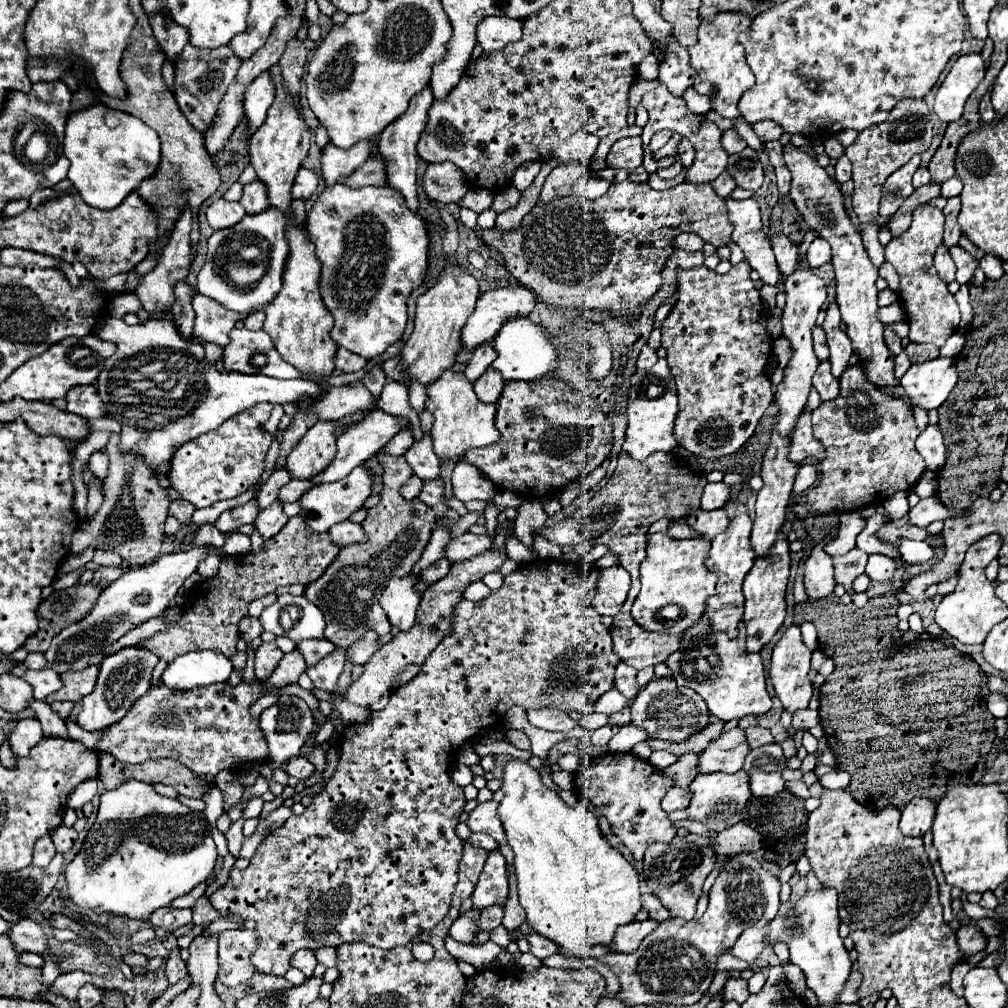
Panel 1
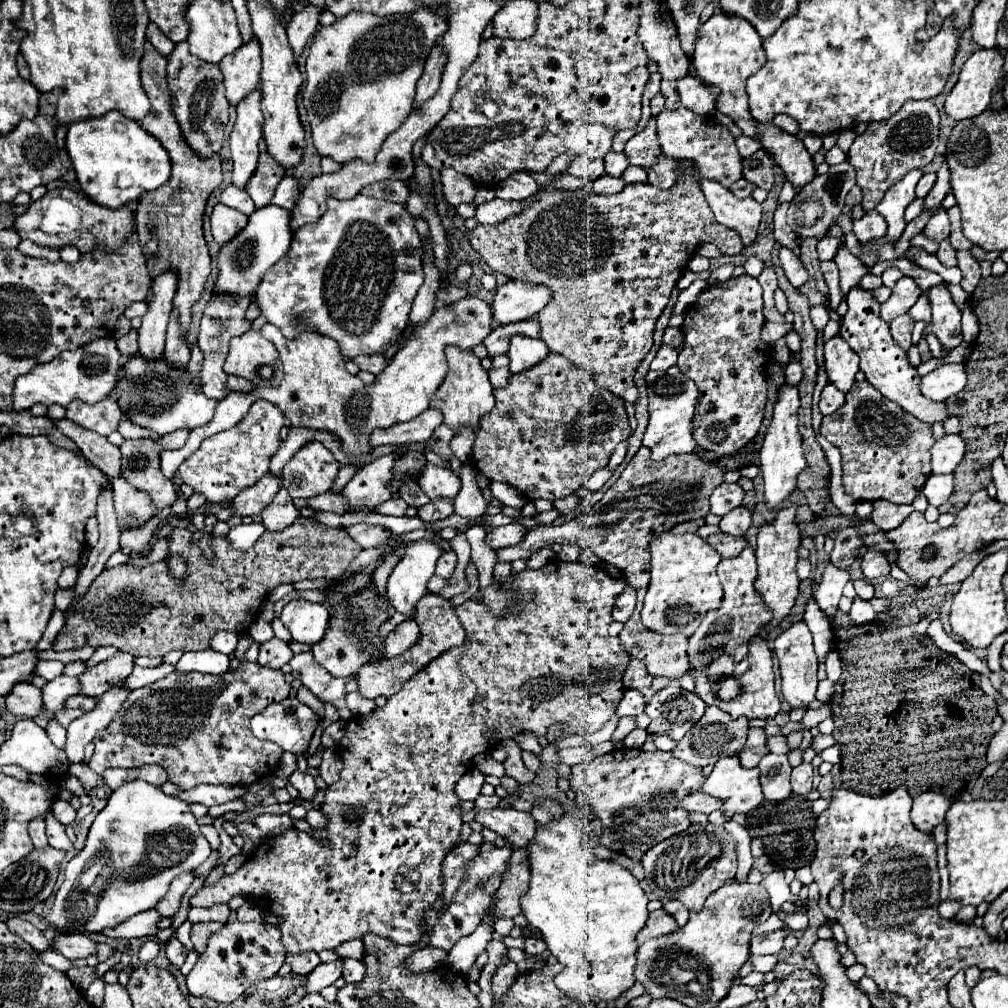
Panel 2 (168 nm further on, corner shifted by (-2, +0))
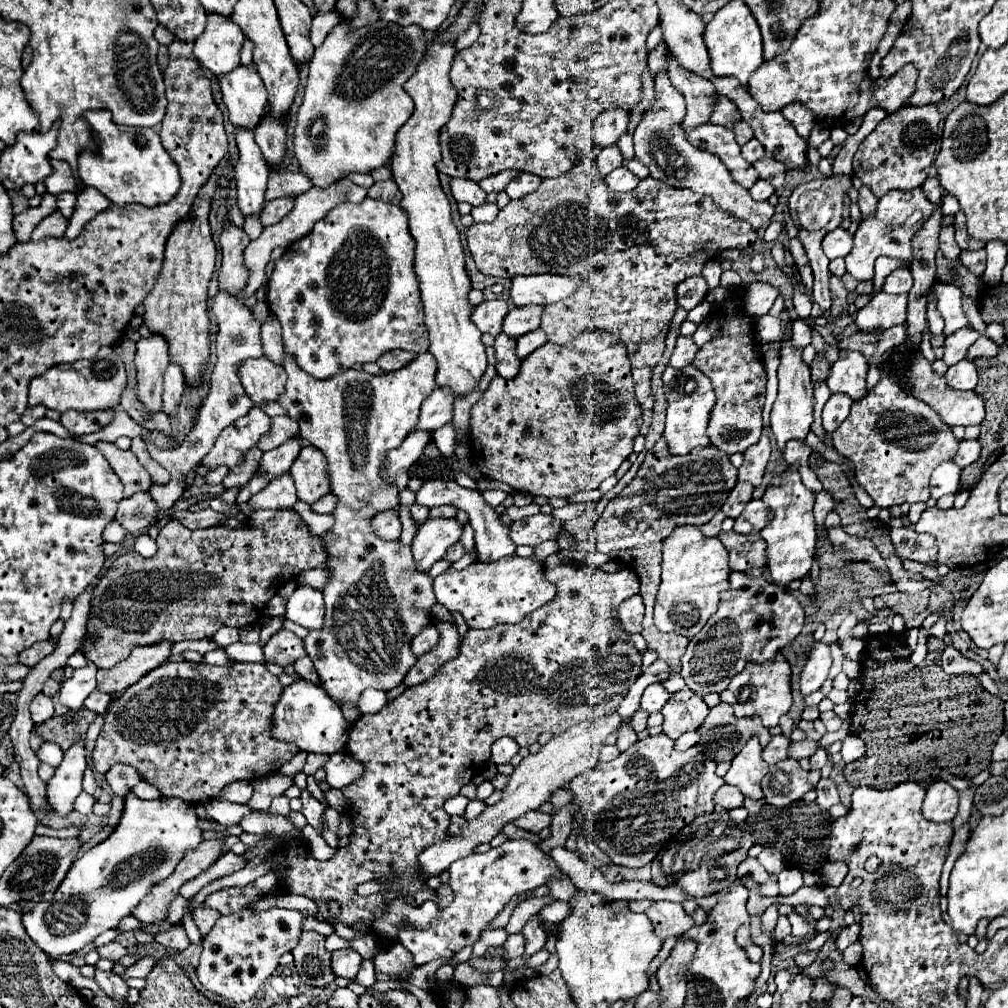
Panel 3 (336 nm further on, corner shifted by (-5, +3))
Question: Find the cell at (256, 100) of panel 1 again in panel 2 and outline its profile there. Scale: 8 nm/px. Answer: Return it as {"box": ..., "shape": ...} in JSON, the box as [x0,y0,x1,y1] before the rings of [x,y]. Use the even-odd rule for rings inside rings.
{"box":[230,90,262,188],"shape":[[[256,90],[246,102],[236,106],[236,124],[230,134],[230,152],[232,152],[232,184],[236,188],[246,188],[250,176],[258,166],[258,140],[262,138],[262,112],[260,98]]]}

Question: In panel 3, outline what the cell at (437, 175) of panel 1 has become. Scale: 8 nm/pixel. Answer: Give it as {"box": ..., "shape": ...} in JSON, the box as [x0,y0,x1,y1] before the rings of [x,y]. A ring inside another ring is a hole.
{"box":[451,179,485,205],"shape":[[[451,179],[451,193],[455,201],[467,201],[471,205],[481,205],[485,201],[485,191],[471,179]]]}

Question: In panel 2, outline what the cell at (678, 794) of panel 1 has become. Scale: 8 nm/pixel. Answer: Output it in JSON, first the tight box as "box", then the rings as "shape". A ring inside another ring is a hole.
{"box":[680,790,724,814],"shape":[[[698,790],[698,792],[694,792],[694,794],[680,800],[680,806],[684,810],[688,810],[688,812],[704,812],[704,814],[710,814],[710,812],[722,808],[722,804],[724,804],[724,800],[720,800],[716,796],[710,796],[706,792],[702,792],[702,790]]]}

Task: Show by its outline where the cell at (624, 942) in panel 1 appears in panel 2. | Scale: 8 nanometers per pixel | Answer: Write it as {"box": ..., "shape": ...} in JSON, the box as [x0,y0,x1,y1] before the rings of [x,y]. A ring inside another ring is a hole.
{"box":[638,908,678,944],"shape":[[[660,908],[656,912],[650,912],[646,928],[642,932],[638,932],[638,944],[644,944],[650,938],[660,938],[666,934],[672,934],[676,930],[678,930],[676,920],[664,908]]]}

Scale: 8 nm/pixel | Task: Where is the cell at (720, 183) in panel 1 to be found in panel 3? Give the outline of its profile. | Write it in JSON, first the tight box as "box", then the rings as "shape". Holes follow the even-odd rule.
{"box":[749,179,775,201],"shape":[[[759,179],[759,181],[749,189],[749,193],[751,193],[751,197],[753,197],[753,199],[757,199],[757,201],[767,201],[767,199],[769,199],[769,195],[773,195],[773,193],[775,193],[775,189],[771,187],[771,183],[769,183],[769,181]]]}

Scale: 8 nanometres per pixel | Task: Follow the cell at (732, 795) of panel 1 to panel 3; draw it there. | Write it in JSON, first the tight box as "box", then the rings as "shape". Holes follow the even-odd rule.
{"box":[723,737,769,801],"shape":[[[751,737],[747,741],[747,745],[739,751],[739,755],[735,755],[735,759],[731,761],[731,767],[723,779],[725,779],[725,783],[739,787],[745,797],[759,801],[759,799],[763,799],[761,779],[765,777],[767,771],[769,771],[769,767],[761,759],[761,745],[755,737]]]}

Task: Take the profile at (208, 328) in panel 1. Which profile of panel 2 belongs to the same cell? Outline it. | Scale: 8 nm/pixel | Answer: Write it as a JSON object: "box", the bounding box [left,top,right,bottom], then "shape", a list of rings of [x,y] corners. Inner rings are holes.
{"box":[254,194,422,360],"shape":[[[358,194],[352,200],[330,198],[324,216],[316,224],[306,224],[294,234],[288,254],[264,276],[254,300],[262,316],[278,326],[286,338],[296,338],[304,330],[314,330],[336,340],[344,360],[352,360],[360,354],[386,352],[388,346],[400,338],[422,282],[422,242],[412,216],[402,204]]]}

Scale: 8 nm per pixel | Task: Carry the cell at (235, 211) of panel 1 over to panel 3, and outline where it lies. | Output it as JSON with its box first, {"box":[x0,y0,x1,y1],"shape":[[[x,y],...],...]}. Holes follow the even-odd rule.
{"box":[219,221,249,291],"shape":[[[233,221],[225,223],[219,235],[221,245],[221,269],[219,269],[219,287],[227,291],[241,291],[247,281],[247,269],[243,265],[243,251],[249,245],[249,237],[243,227]]]}

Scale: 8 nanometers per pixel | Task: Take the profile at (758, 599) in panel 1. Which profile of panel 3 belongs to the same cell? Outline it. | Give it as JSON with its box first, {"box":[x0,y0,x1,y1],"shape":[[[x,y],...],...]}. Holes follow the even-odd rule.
{"box":[761,465,817,587],"shape":[[[795,465],[771,482],[761,500],[770,508],[777,508],[771,509],[773,519],[769,519],[765,529],[761,529],[761,537],[767,543],[767,555],[769,555],[767,567],[775,585],[789,587],[791,581],[803,579],[809,573],[813,563],[815,541],[817,541],[815,519],[813,519],[815,495],[801,483],[801,477]]]}

